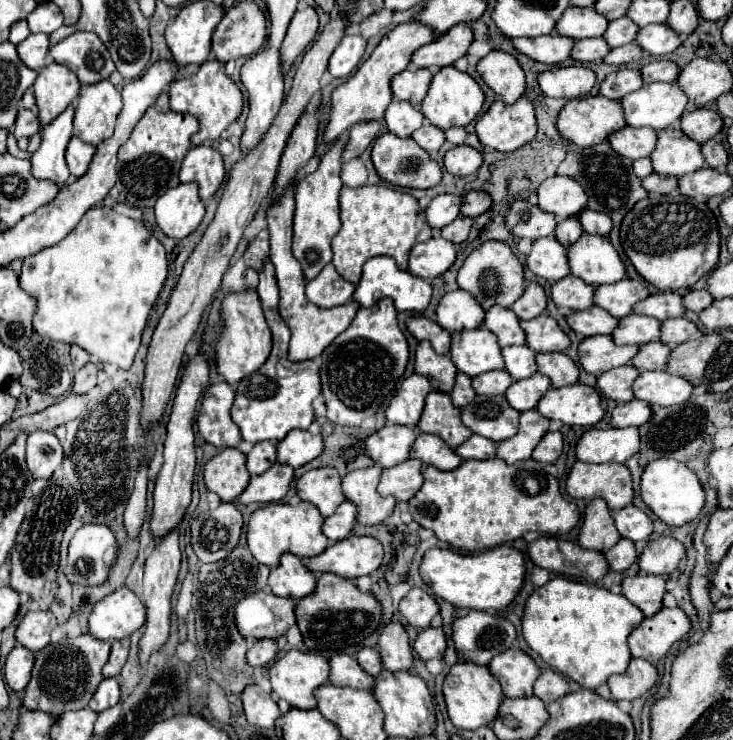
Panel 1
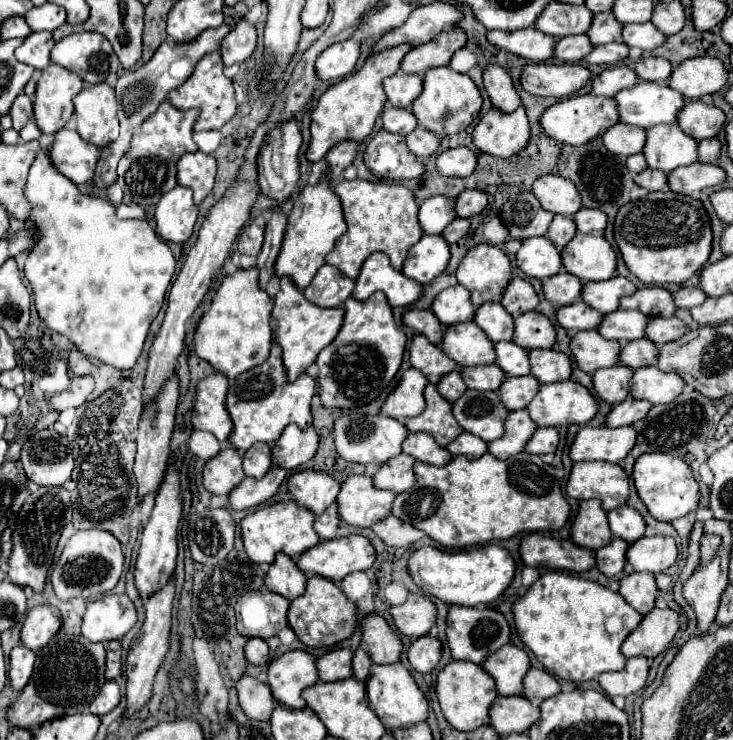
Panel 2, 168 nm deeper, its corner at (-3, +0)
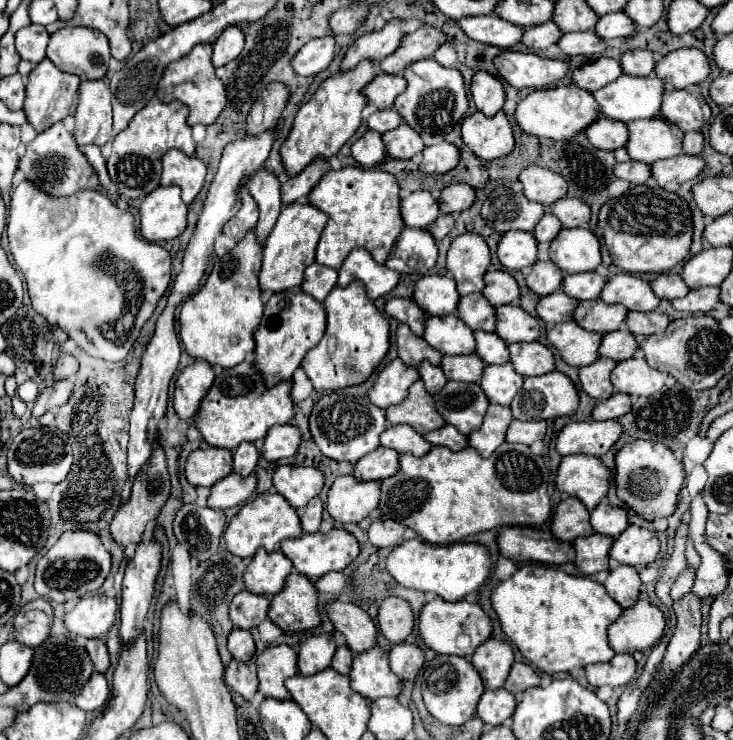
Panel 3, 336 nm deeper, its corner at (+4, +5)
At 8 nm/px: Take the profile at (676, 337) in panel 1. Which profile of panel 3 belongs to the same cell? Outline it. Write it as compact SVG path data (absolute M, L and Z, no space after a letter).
M658 310L652 312L628 312L626 316L626 328L632 328L630 332L638 338L650 336L656 332L662 332L670 324L670 318Z

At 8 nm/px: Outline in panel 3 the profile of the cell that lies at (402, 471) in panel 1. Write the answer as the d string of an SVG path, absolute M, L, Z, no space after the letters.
M380 446L356 462L354 478L362 480L362 482L384 480L384 478L394 476L398 470L400 470L398 452Z

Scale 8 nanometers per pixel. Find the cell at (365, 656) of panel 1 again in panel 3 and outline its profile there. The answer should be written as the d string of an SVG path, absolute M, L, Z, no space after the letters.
M338 646L330 666L332 666L336 672L340 672L340 674L348 674L348 672L350 672L350 666L352 666L352 658L354 658L354 656L352 656L352 652L350 652L348 646Z

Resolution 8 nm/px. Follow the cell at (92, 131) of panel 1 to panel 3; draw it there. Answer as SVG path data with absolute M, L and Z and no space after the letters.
M104 80L80 84L80 98L76 108L76 140L78 144L104 146L112 132L112 104L110 88Z

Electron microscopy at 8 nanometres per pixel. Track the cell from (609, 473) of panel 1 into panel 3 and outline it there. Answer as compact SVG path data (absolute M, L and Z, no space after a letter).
M572 454L564 456L558 474L556 474L556 488L570 496L576 496L584 502L588 510L594 510L608 492L608 468L596 456L586 454Z

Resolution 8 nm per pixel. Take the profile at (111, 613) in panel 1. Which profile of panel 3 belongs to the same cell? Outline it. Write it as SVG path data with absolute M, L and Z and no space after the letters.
M94 594L80 598L78 604L66 612L64 626L68 632L80 638L106 638L110 626L116 620L118 604L114 598Z

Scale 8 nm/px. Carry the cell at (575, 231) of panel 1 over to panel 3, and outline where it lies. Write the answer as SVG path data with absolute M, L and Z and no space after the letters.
M544 214L542 216L542 220L536 224L536 228L534 228L534 238L538 240L538 242L550 242L550 240L554 240L556 238L556 234L562 230L562 224L560 224L560 220L556 220L556 216L552 216L552 214Z

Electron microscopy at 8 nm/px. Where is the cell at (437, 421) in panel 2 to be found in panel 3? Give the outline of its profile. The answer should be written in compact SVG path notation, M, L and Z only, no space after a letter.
M422 380L412 384L408 396L400 404L386 408L386 420L390 424L408 424L420 434L444 426L444 418L438 414L432 396L424 390Z

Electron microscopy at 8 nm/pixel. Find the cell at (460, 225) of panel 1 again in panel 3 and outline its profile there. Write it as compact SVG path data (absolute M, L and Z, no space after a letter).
M442 214L434 224L428 226L428 232L434 236L434 240L442 240L454 226L454 216L452 214Z

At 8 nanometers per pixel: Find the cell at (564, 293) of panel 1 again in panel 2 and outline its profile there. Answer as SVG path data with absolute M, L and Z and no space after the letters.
M559 273L543 281L543 291L547 301L551 301L555 307L563 307L575 303L581 297L583 283L571 273Z

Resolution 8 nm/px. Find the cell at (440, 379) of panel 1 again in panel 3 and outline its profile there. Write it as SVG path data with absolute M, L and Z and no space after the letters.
M400 324L396 330L396 346L398 346L398 358L408 366L418 366L422 360L428 360L434 366L440 366L442 354L432 350L428 342L420 336L414 336L408 324Z

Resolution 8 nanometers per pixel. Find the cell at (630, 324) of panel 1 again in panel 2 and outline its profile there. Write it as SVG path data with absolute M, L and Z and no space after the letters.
M617 309L615 313L609 313L603 317L603 323L599 325L599 333L605 339L613 339L619 343L629 343L645 337L649 317L639 311L627 311Z

